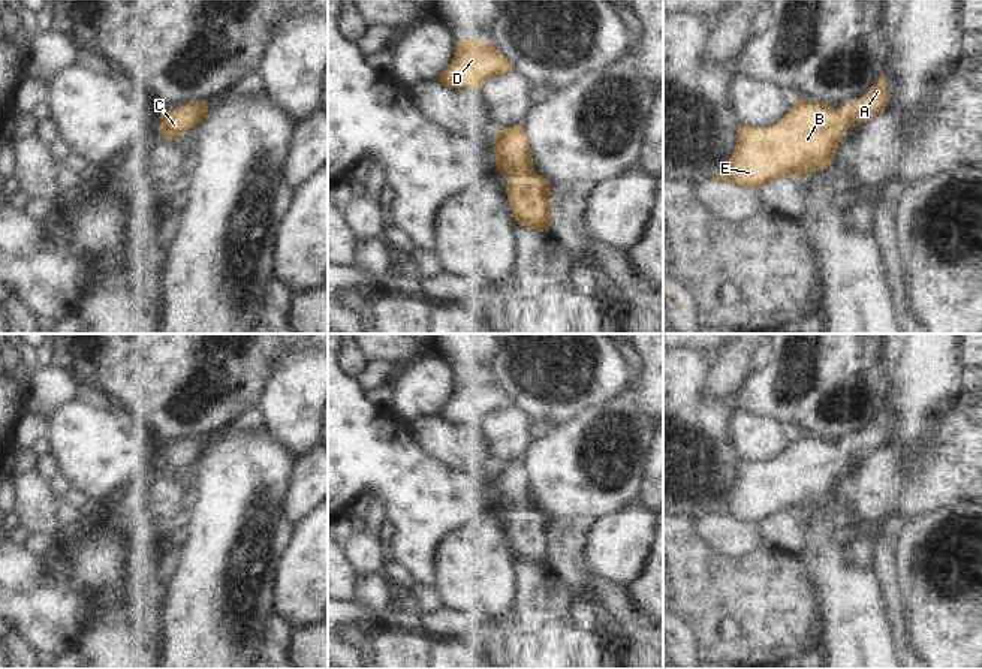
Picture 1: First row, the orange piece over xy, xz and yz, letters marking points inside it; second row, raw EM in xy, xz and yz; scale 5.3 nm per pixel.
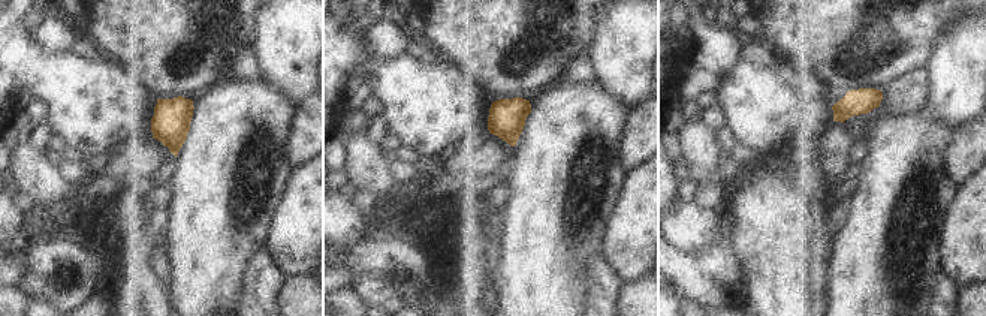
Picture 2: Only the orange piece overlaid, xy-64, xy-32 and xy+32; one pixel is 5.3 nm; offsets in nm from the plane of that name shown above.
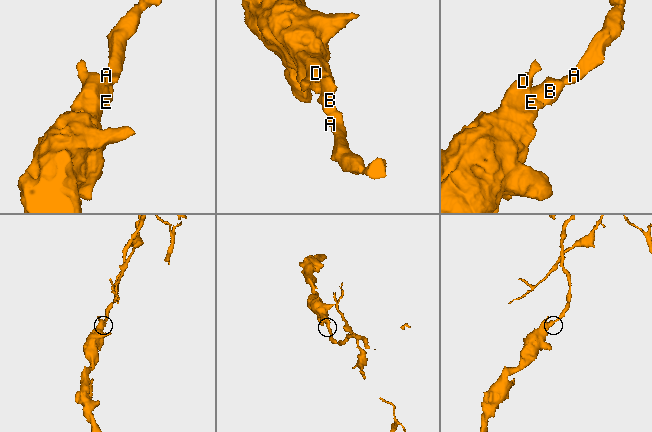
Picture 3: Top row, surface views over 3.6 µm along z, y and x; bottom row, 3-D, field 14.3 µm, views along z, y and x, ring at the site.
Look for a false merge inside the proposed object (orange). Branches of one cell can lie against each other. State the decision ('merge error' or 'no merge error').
no merge error

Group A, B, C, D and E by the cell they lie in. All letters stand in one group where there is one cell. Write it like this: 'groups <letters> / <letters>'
groups A B C D E

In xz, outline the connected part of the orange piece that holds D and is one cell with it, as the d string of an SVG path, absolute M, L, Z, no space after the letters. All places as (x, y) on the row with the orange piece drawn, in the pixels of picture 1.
M461 37L451 64L437 78L448 88L475 88L481 91L485 82L501 73L515 70L488 40Z

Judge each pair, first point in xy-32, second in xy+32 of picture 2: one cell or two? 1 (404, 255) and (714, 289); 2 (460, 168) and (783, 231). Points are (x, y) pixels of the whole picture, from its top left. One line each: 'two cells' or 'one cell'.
1: one cell
2: two cells

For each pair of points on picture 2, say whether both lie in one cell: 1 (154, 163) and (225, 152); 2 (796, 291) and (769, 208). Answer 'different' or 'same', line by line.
1: different
2: same

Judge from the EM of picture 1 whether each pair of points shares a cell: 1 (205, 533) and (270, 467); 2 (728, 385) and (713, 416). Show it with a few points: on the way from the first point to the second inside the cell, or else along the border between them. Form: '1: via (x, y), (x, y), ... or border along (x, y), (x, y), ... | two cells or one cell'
1: via (222, 517), (253, 484) | one cell
2: border along (710, 368), (704, 400), (731, 409) | two cells

